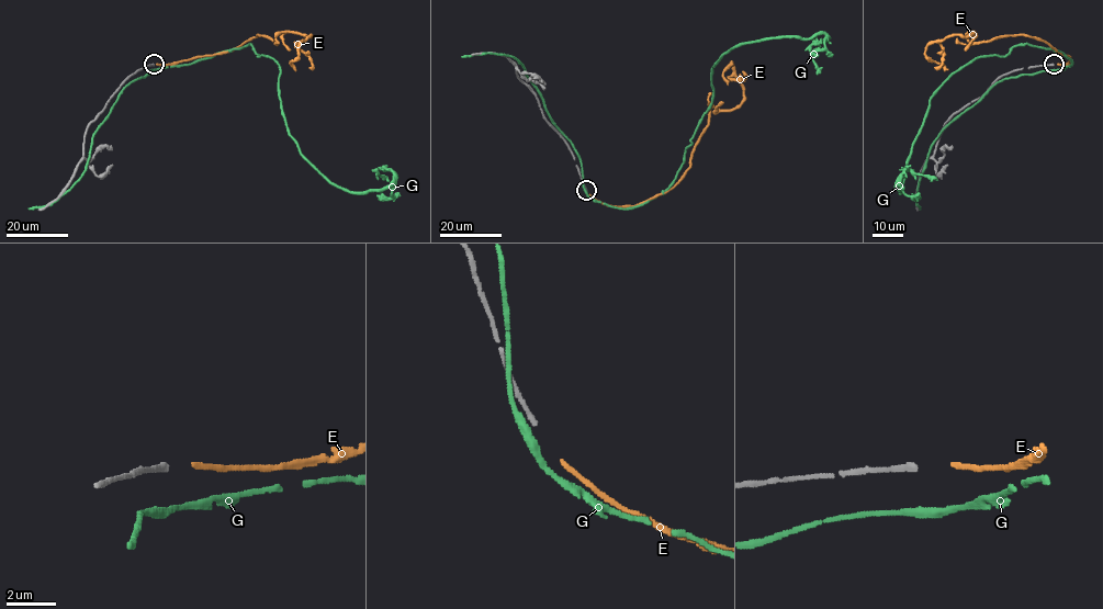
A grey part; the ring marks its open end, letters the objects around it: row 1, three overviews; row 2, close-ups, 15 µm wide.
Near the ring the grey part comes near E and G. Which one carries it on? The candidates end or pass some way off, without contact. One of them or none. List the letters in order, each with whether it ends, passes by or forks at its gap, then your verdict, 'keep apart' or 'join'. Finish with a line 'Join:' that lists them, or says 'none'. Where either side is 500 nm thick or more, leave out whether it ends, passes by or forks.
E: it ends | keep apart
G: it passes by | keep apart
Join: none

